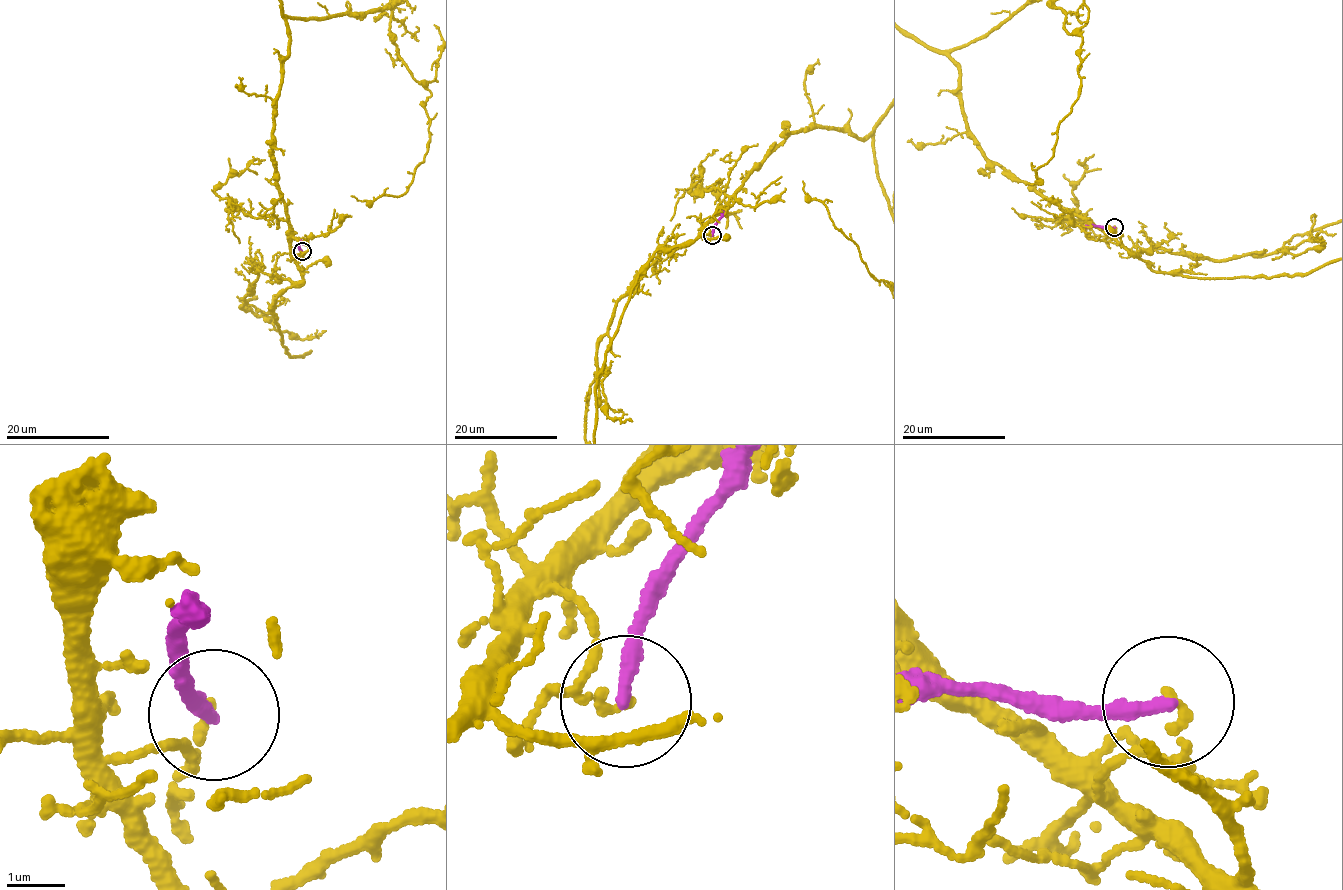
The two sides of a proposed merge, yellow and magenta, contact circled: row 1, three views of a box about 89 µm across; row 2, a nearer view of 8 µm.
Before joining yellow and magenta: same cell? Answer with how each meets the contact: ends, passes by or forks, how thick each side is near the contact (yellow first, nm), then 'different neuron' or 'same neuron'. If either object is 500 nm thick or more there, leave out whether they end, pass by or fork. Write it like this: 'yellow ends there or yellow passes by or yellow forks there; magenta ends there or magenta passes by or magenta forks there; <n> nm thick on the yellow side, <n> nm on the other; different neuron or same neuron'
yellow ends there; magenta ends there; 160 nm thick on the yellow side, 240 nm on the other; different neuron

